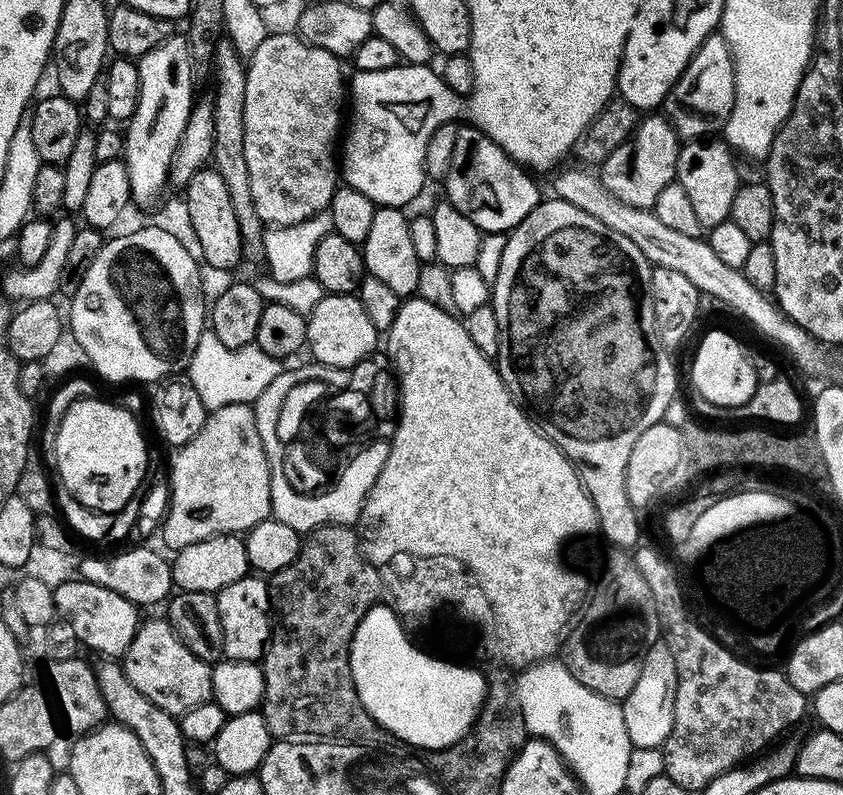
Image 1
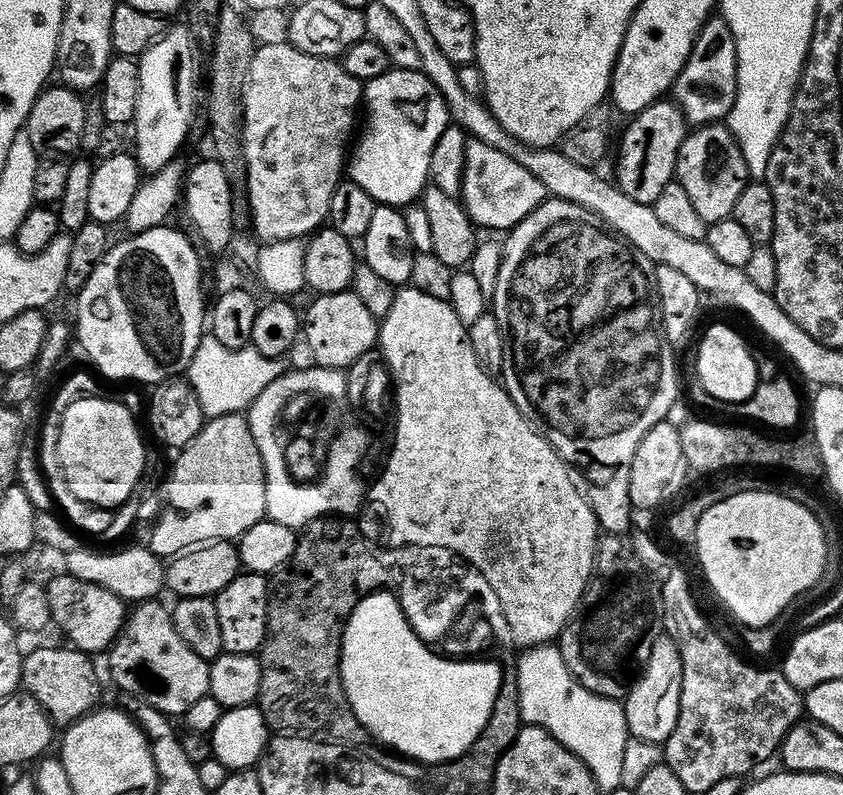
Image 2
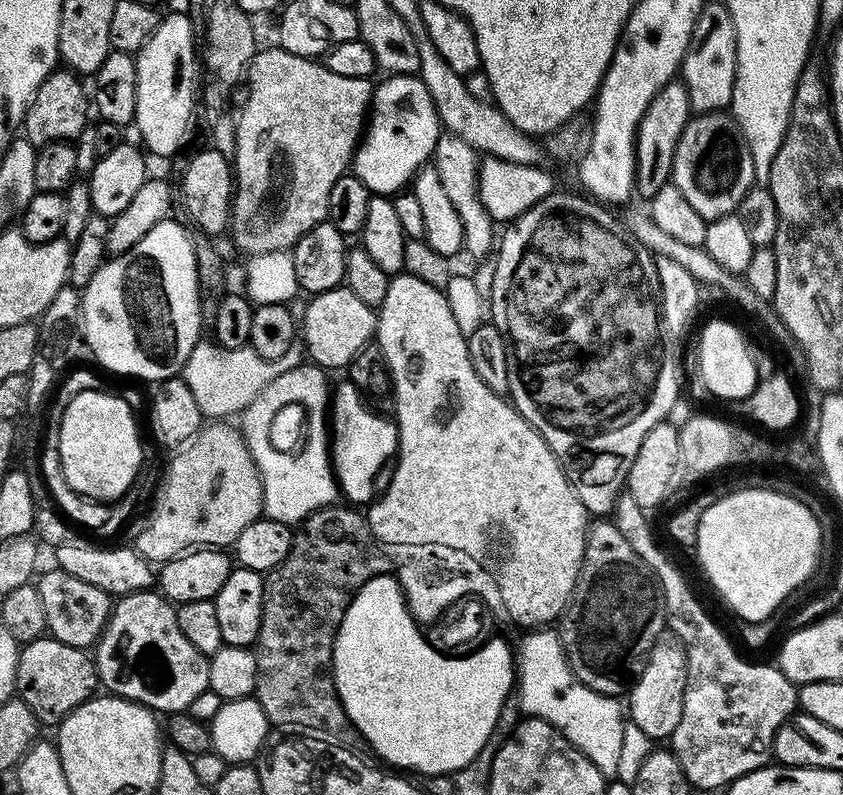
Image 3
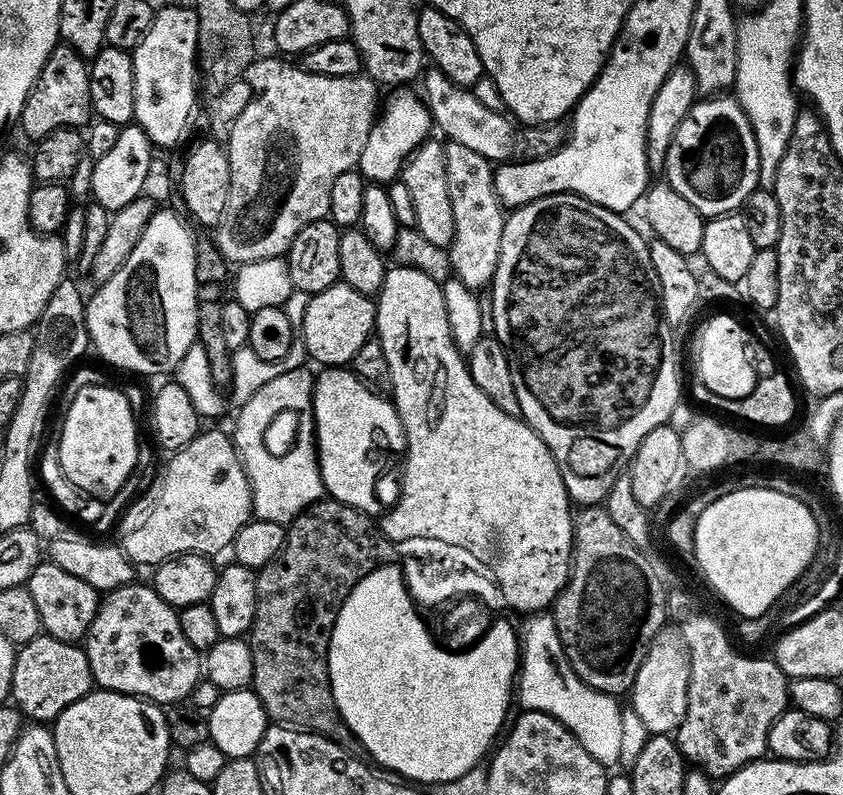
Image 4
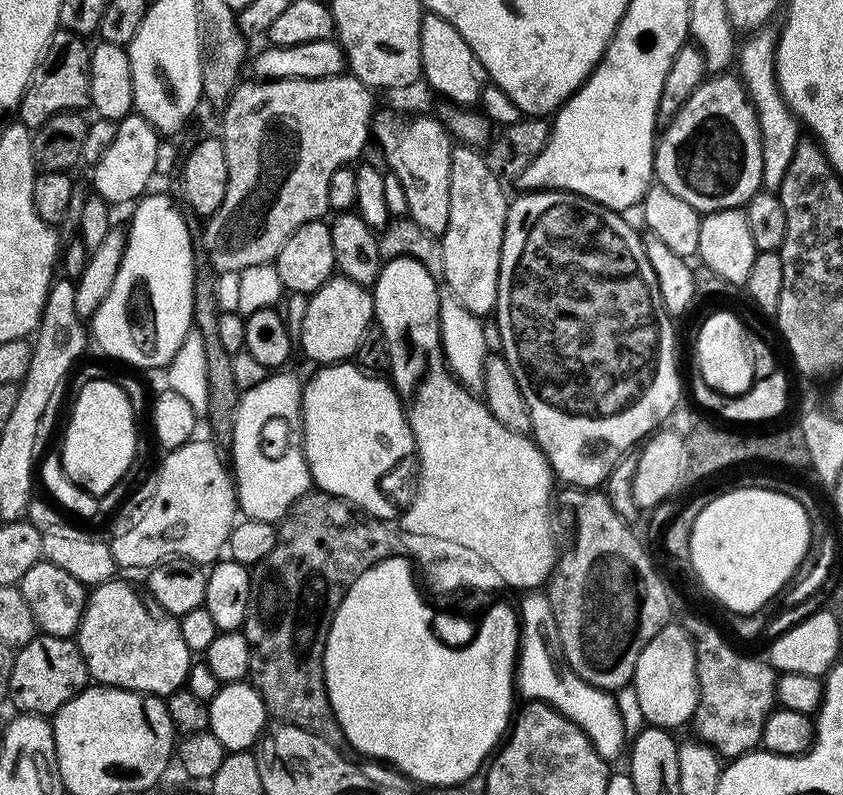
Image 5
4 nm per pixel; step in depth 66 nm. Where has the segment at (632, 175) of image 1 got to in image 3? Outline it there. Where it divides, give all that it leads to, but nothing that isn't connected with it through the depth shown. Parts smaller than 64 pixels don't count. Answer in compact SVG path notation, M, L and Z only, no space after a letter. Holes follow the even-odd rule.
M679 79L668 81L658 94L646 106L636 131L636 186L635 191L650 198L669 184L674 166L674 150L678 146L678 138L682 138L682 130L686 130L688 121L694 113L690 106L690 94L686 94L686 86Z

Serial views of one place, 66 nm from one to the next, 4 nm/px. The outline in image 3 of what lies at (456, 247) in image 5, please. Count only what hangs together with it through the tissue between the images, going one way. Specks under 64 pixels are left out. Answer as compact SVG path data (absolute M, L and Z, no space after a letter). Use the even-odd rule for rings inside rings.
M447 130L441 131L435 137L430 157L431 167L438 170L438 182L442 182L445 193L458 210L458 218L462 222L462 234L464 235L463 251L472 256L484 256L494 248L494 236L492 240L492 227L494 221L490 213L480 205L480 193L476 190L476 173L480 167L481 157L458 134Z

